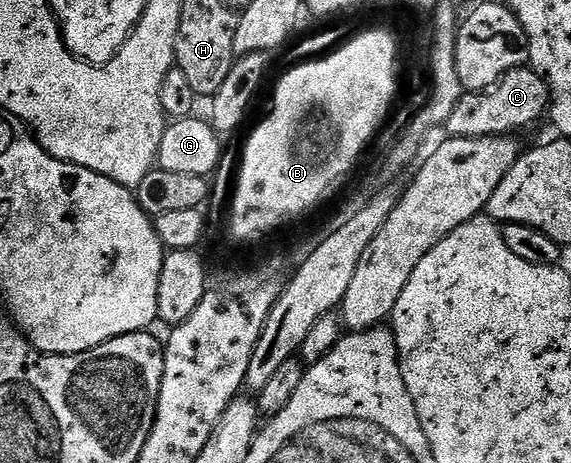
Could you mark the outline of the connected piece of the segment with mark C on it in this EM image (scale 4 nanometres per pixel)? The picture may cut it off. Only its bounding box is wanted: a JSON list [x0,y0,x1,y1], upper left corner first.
[444,67,550,139]

